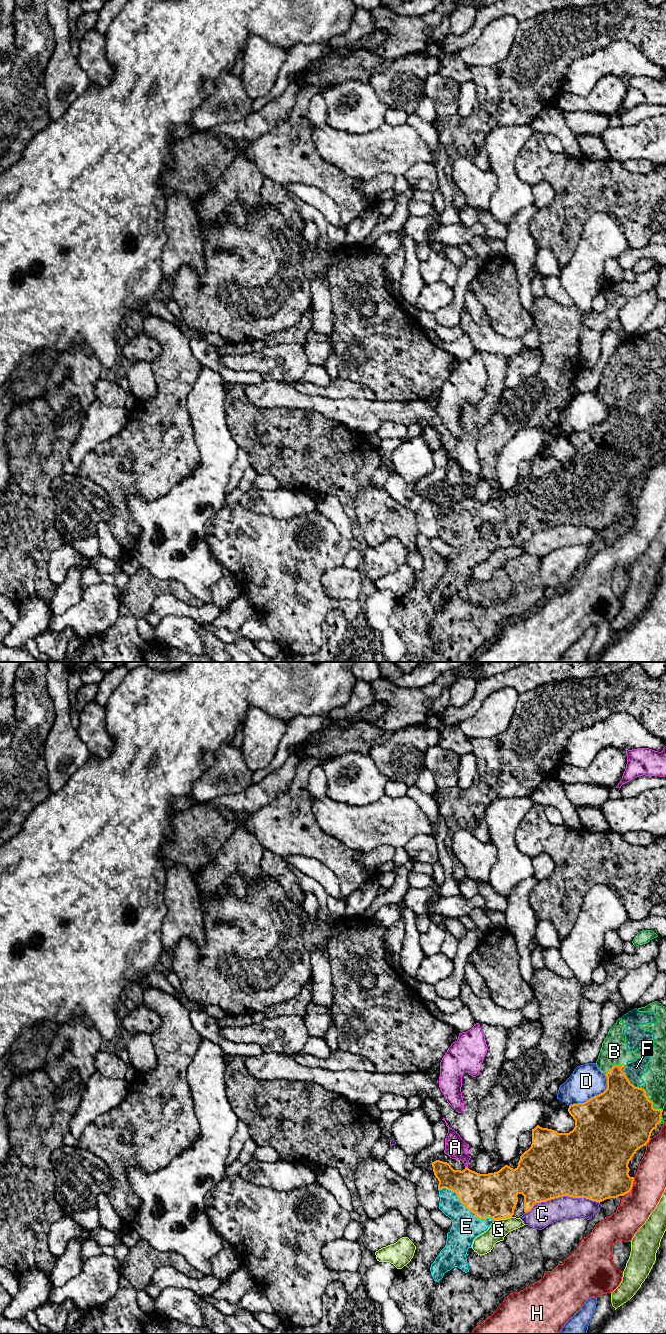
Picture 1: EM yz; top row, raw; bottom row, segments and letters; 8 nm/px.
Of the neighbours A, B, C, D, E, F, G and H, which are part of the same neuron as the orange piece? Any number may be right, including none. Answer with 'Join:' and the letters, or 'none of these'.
Join: B, E, F

